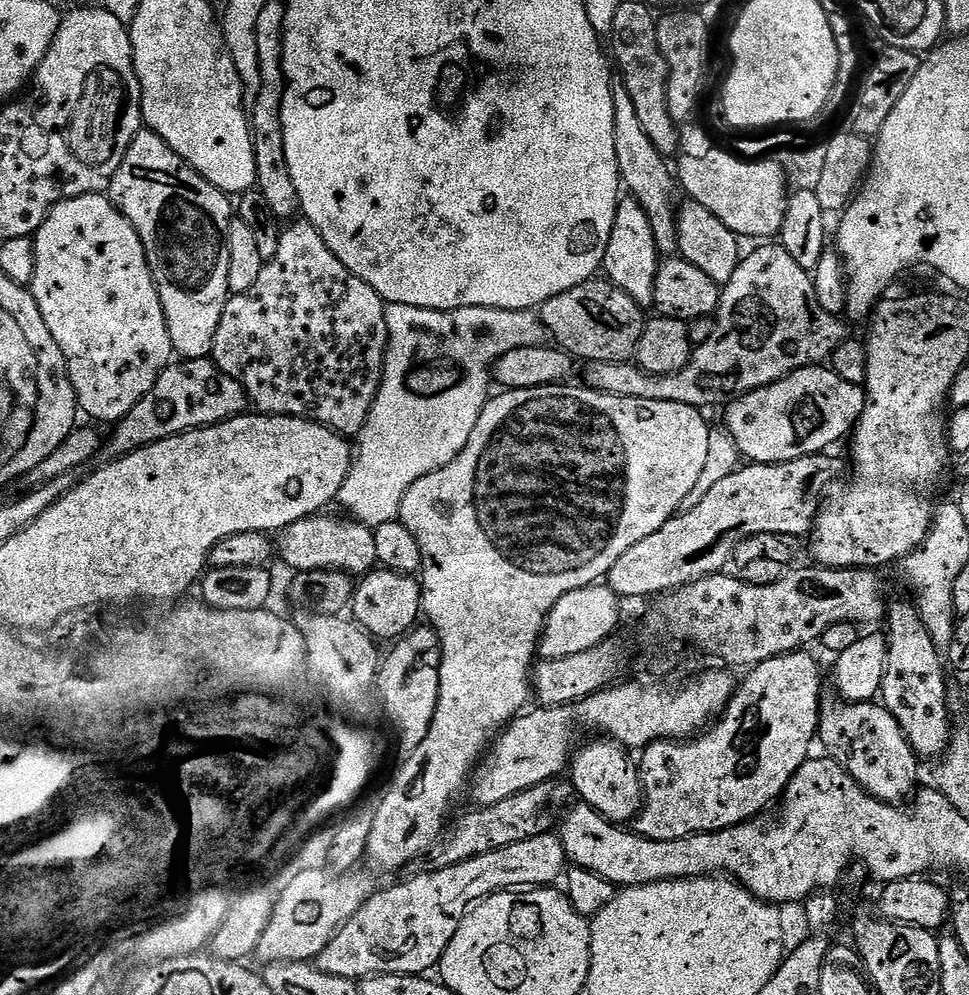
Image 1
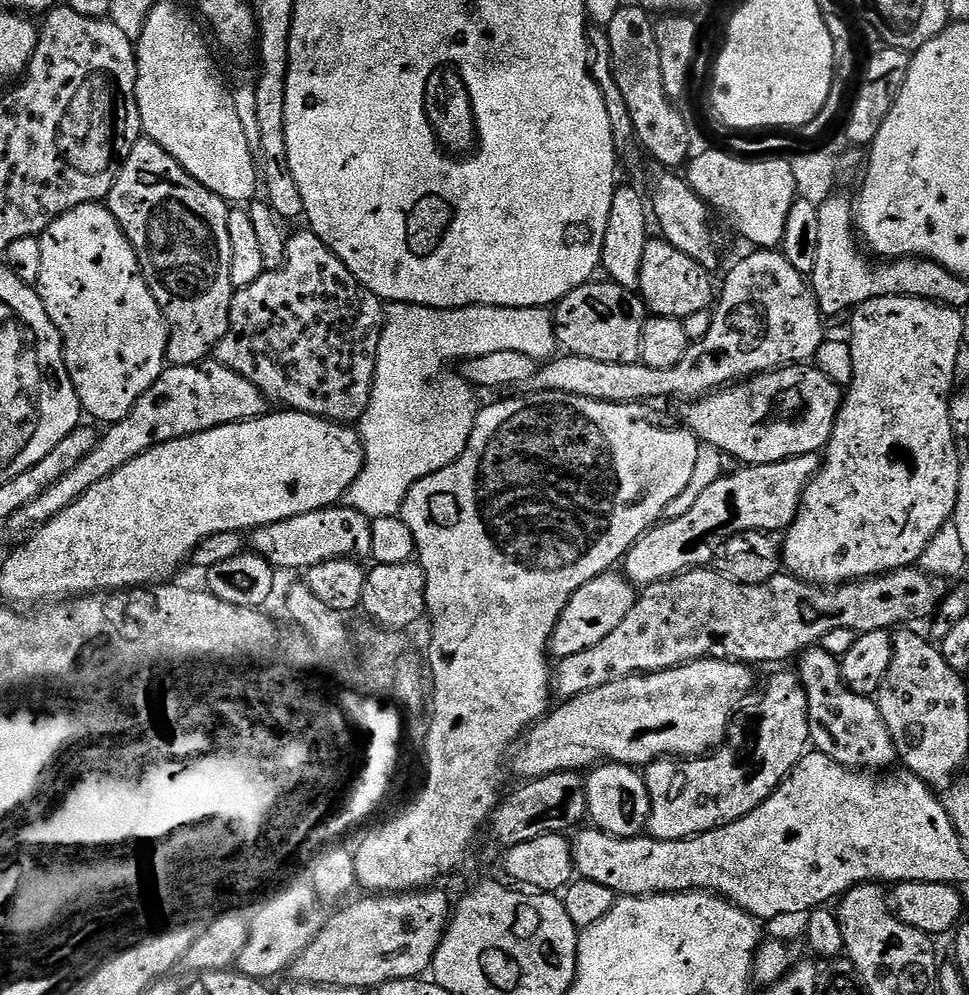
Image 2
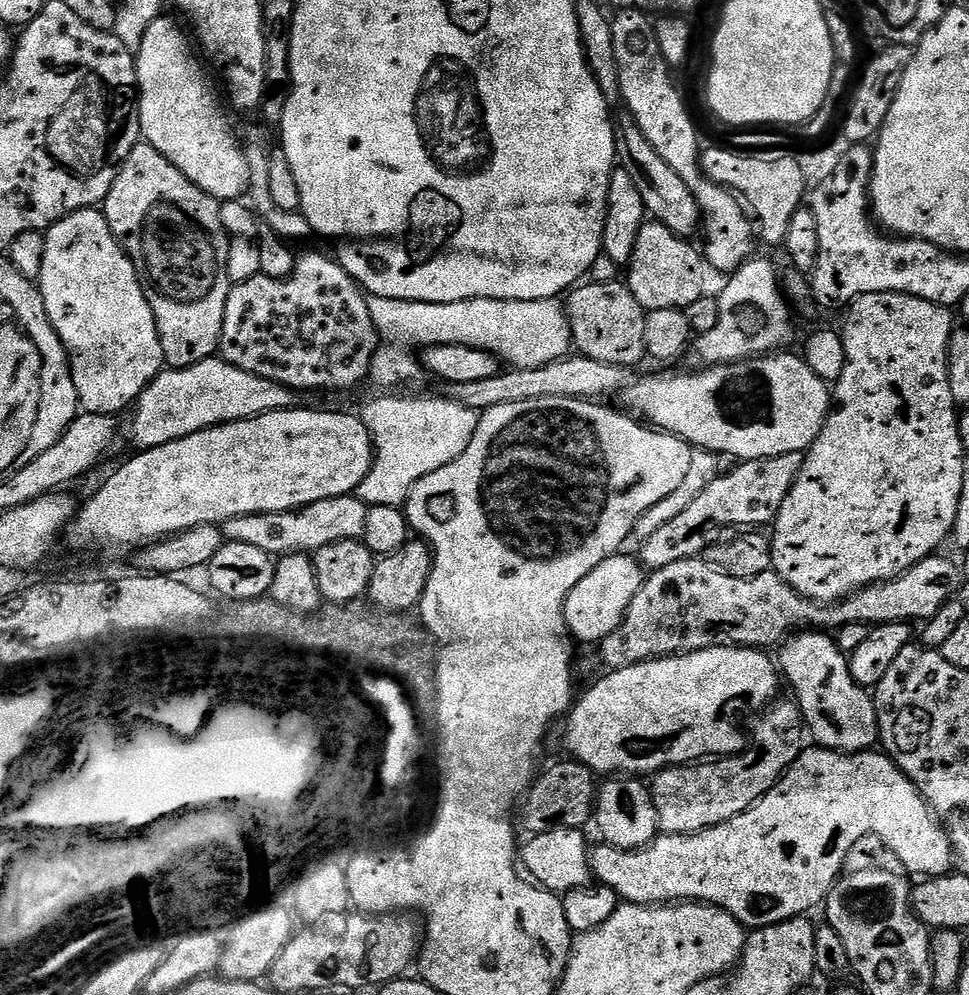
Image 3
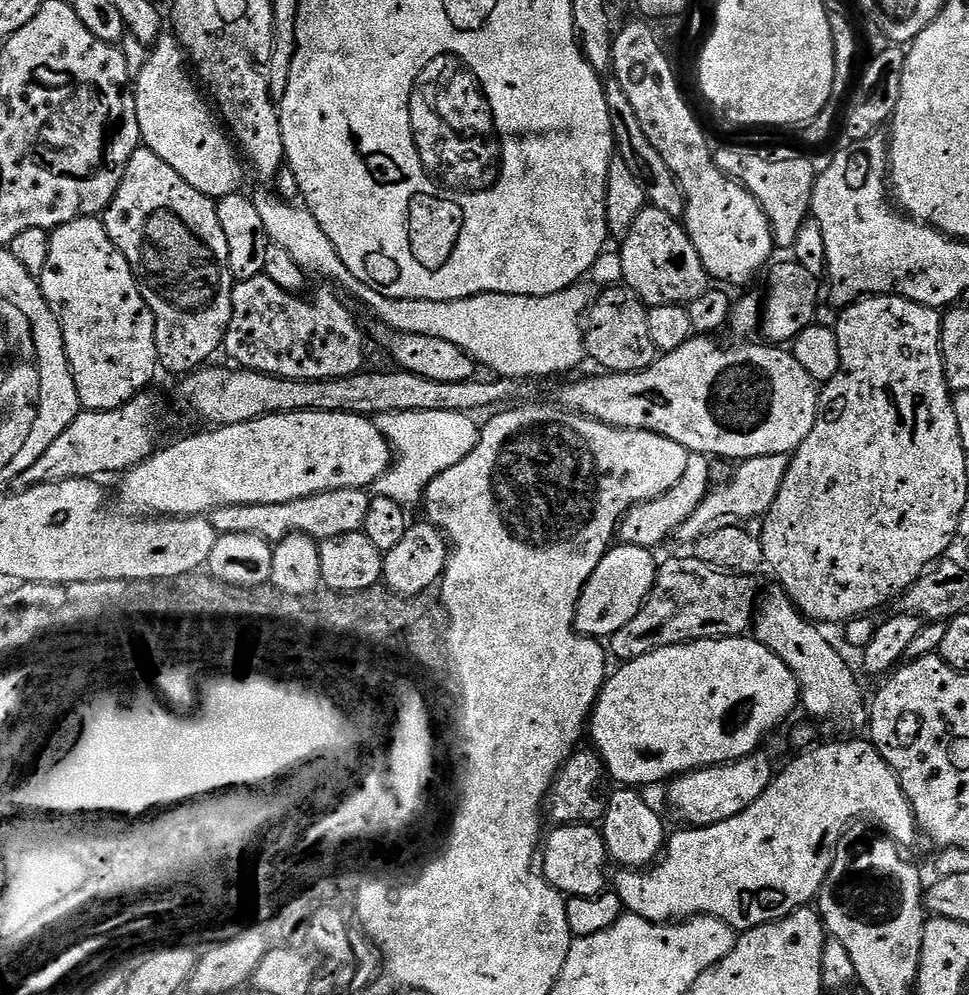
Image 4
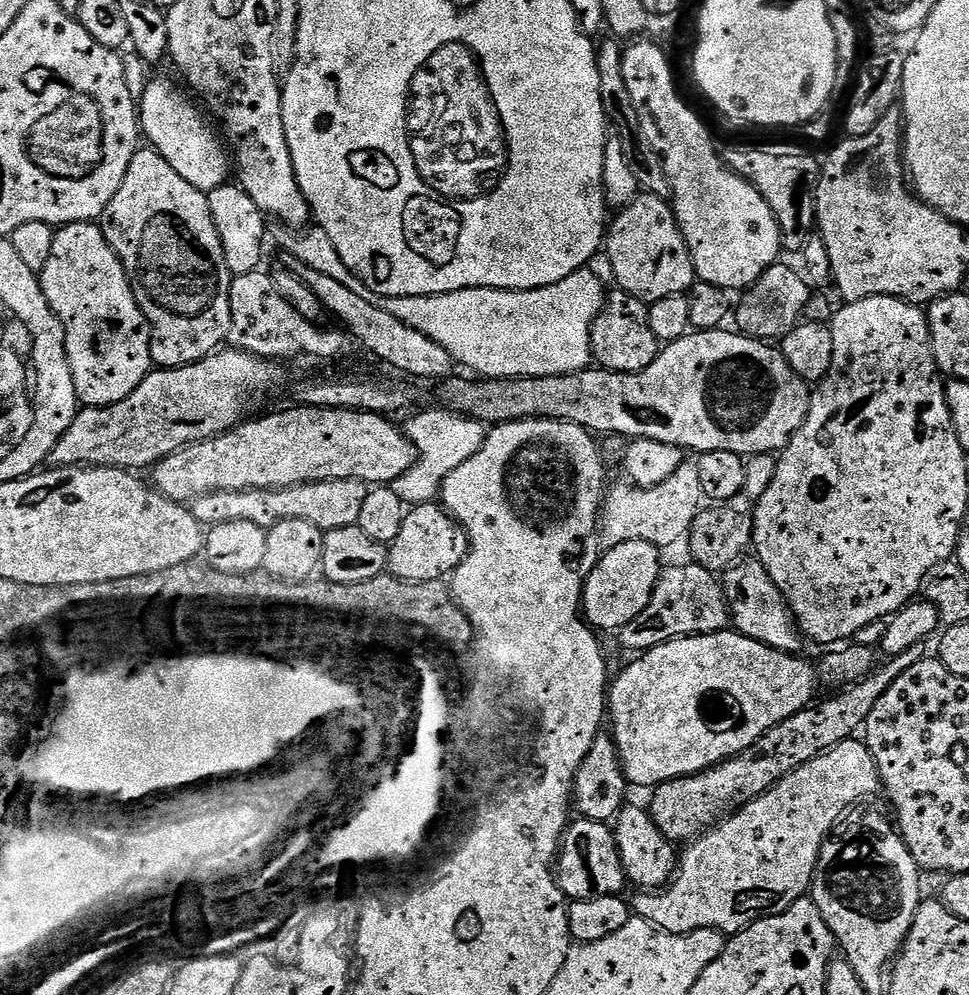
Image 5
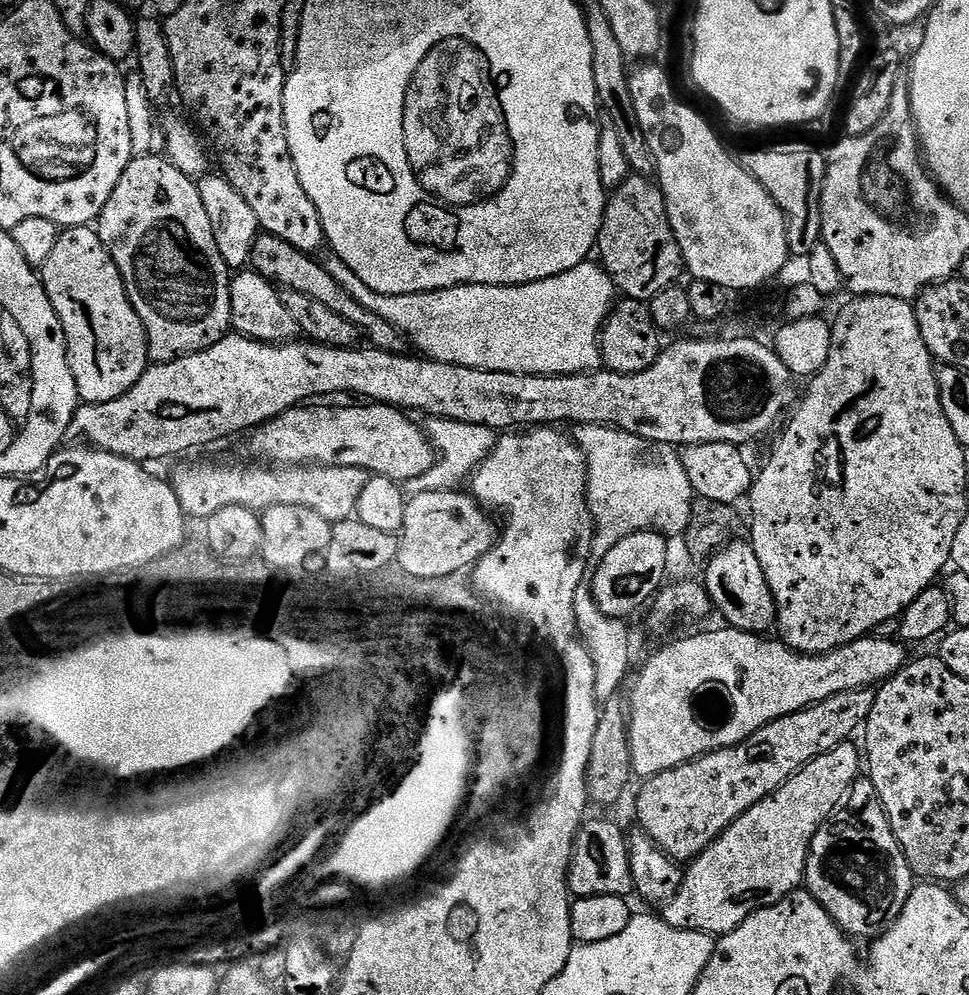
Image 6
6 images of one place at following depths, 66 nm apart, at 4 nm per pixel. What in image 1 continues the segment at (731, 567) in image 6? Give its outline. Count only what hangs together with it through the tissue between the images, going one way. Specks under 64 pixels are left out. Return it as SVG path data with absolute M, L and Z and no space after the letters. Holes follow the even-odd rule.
M825 695L820 701L818 740L821 745L824 743L828 751L825 753L837 760L875 800L895 805L904 802L900 800L907 801L918 788L918 757L898 721L879 703L849 704L847 700L832 696Z

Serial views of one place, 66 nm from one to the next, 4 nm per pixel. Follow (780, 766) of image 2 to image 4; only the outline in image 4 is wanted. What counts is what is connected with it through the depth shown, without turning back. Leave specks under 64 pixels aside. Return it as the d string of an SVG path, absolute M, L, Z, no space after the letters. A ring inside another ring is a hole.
M757 750L745 760L733 760L731 764L713 764L710 768L698 768L675 777L667 785L668 804L685 820L688 826L717 824L734 814L742 814L770 786L774 775L772 760Z

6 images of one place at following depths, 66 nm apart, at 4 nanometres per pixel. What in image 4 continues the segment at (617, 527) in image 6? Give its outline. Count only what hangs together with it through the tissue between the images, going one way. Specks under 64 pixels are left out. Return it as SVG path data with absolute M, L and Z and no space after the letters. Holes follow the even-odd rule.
M693 452L689 455L686 462L686 474L678 478L678 486L666 490L653 500L646 500L643 504L635 504L629 508L628 513L620 520L618 529L618 540L622 544L633 544L643 548L659 549L658 546L667 536L671 537L702 506L702 502L707 498L710 491L712 479L710 478L710 460L709 457L703 456L700 452Z

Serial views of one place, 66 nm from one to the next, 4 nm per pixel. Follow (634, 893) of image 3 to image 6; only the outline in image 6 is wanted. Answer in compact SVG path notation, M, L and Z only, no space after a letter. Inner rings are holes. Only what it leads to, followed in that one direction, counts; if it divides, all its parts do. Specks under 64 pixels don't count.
M855 743L839 744L826 754L814 758L798 770L774 794L762 798L742 814L706 851L687 865L684 881L674 899L662 908L662 919L672 928L706 932L713 937L725 936L750 914L782 902L804 884L808 851L817 830L829 823L847 801L853 784L862 776L862 752Z

